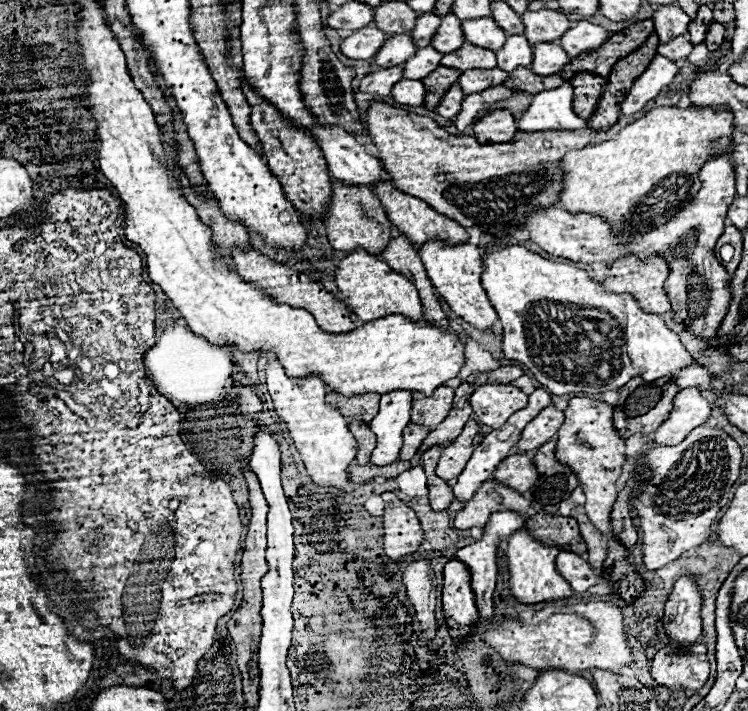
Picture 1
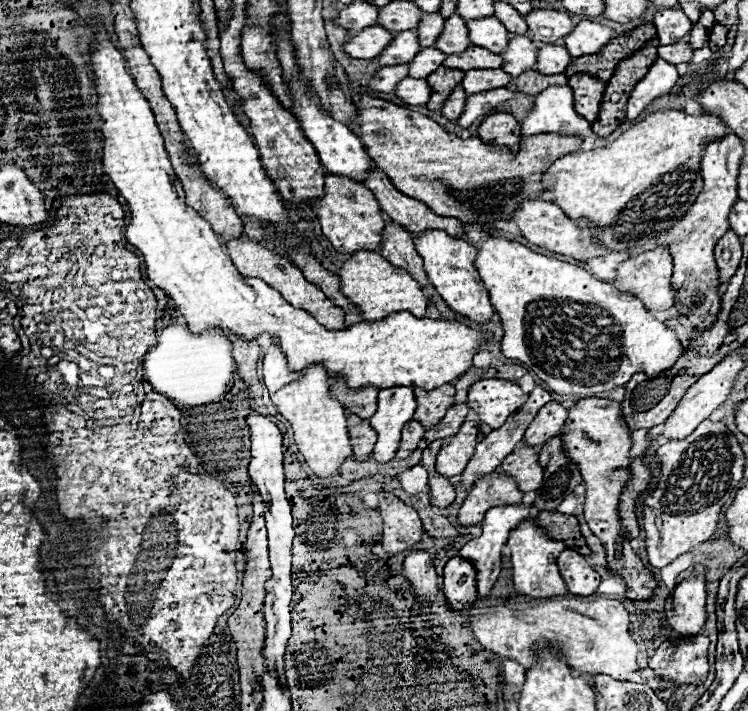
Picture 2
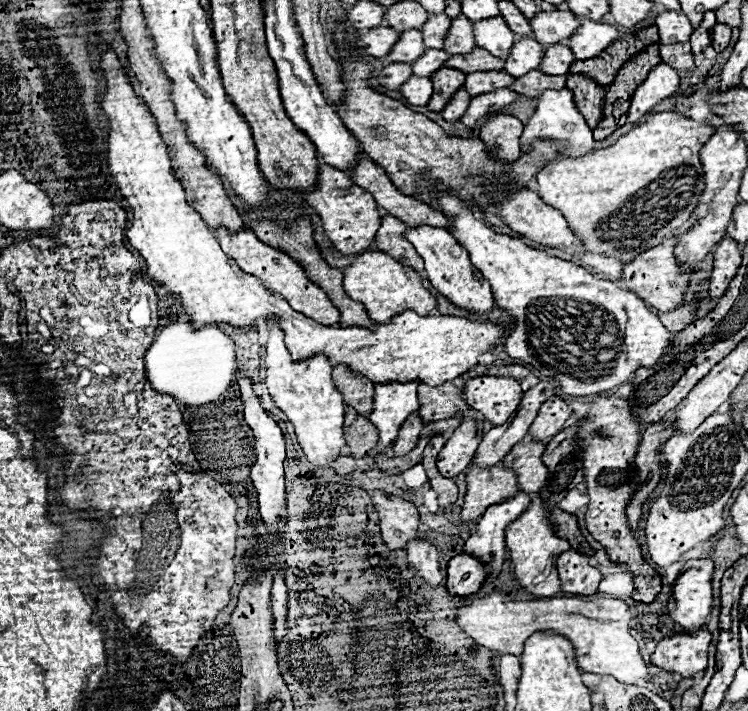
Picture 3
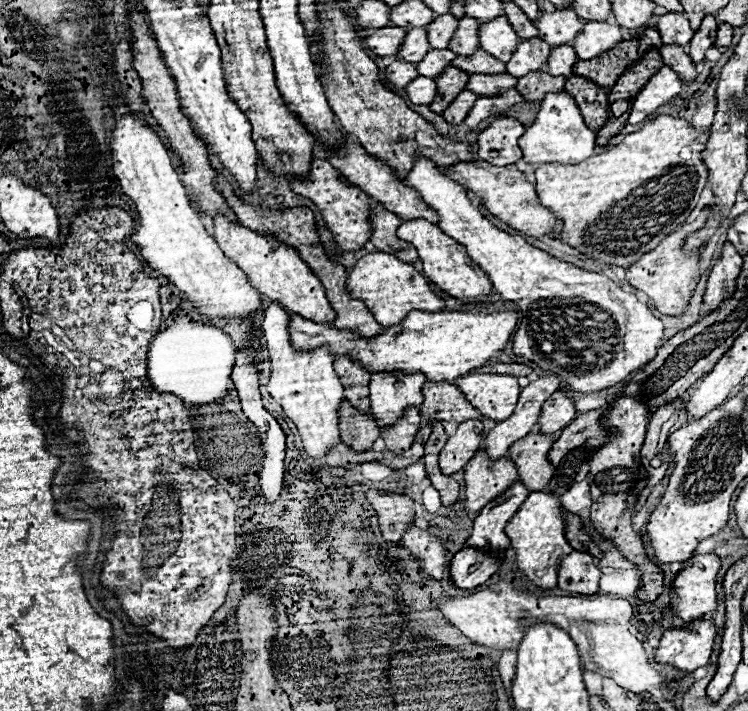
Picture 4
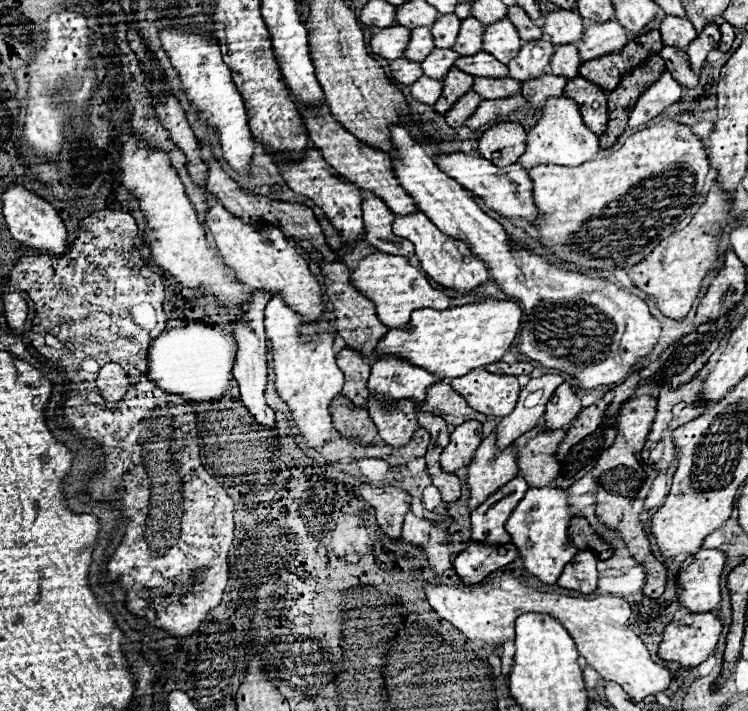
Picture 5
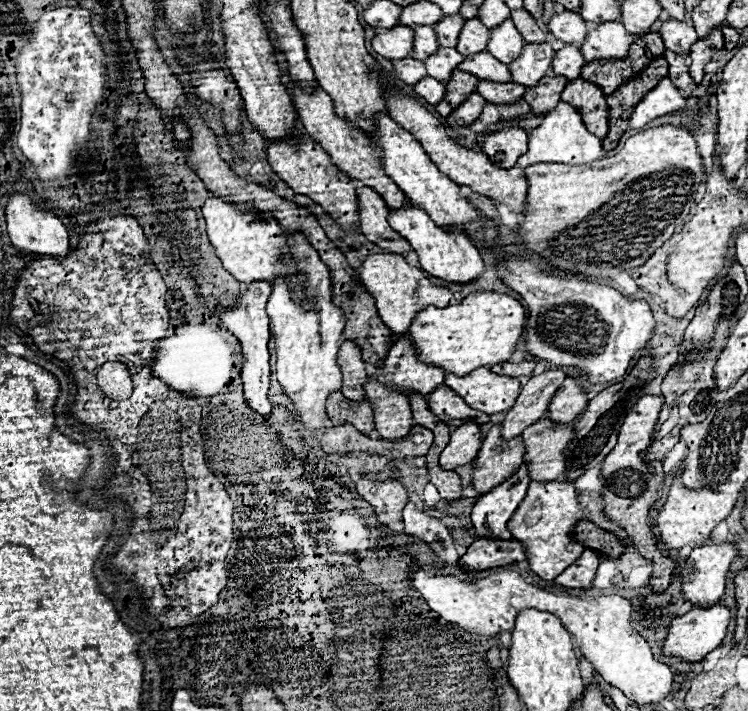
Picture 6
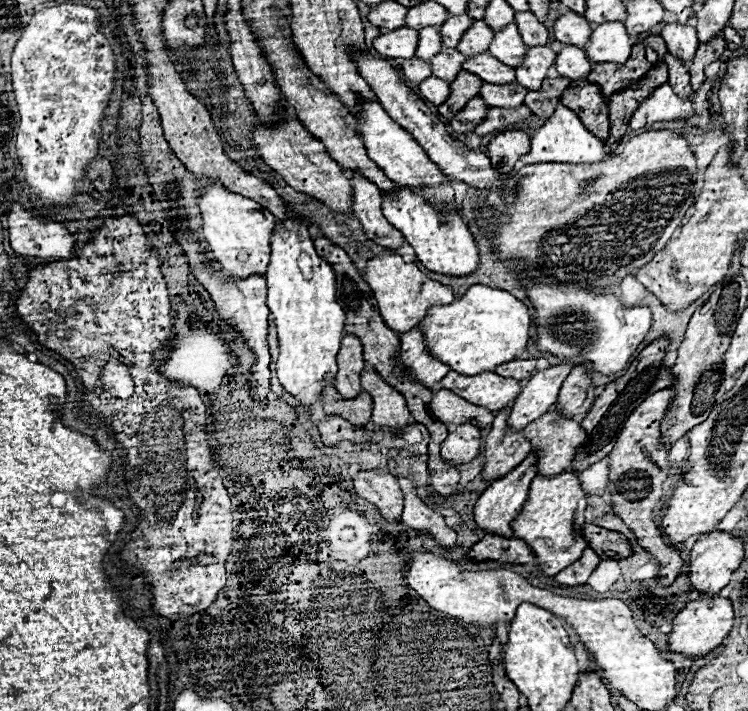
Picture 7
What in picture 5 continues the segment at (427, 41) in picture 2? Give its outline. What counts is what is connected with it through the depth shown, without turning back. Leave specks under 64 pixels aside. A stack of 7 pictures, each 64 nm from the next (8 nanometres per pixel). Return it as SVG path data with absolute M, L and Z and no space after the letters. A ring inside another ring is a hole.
M454 14L440 16L430 26L430 30L432 30L432 38L434 38L436 48L452 48L452 44L456 42L458 30L460 30L460 20Z

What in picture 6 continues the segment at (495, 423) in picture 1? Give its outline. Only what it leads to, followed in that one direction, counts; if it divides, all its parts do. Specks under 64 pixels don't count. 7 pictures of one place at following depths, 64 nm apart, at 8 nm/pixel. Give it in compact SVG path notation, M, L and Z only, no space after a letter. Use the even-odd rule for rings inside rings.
M476 368L468 376L448 374L446 382L456 394L460 394L468 406L486 414L508 412L520 394L518 378L498 376L486 368Z

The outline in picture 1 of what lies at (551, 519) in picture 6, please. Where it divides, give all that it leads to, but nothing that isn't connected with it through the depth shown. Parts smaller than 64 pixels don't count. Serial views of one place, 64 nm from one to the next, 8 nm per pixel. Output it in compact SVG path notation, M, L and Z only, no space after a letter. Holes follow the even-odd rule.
M520 528L510 536L506 558L508 558L508 570L510 570L510 592L520 604L540 604L548 600L564 600L574 596L570 584L558 574L556 570L556 554L560 548L556 546L544 546L538 540L530 536L528 530Z

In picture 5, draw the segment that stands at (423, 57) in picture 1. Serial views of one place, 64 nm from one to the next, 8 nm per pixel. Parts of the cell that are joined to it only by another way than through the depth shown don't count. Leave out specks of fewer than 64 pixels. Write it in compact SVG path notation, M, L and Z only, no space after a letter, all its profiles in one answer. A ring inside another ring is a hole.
M434 48L426 60L422 60L422 70L424 76L430 78L444 78L444 74L454 66L454 62L460 58L460 54L456 54L454 50L444 50L444 48Z

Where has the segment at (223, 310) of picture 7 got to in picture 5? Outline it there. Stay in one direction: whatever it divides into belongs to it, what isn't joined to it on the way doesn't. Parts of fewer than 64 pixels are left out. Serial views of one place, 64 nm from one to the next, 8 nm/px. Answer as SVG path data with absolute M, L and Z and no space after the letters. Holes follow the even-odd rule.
M254 290L252 296L252 304L250 310L244 312L242 320L238 320L232 328L234 328L234 336L238 340L238 352L236 352L236 364L232 368L234 380L238 382L240 388L240 400L246 406L246 410L254 416L254 420L262 426L266 426L274 438L278 438L280 434L276 432L276 420L274 420L274 412L266 406L264 402L264 386L266 386L266 336L264 336L264 308L270 300L268 292L262 290Z

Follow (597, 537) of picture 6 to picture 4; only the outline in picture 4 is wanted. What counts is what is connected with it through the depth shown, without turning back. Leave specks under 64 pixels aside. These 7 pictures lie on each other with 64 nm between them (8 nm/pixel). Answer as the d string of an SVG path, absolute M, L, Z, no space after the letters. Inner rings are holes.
M564 512L564 534L570 542L570 546L574 550L580 550L580 552L588 552L596 558L600 558L600 550L598 546L588 538L588 534L584 532L582 528L582 520L578 514L572 514L572 512Z

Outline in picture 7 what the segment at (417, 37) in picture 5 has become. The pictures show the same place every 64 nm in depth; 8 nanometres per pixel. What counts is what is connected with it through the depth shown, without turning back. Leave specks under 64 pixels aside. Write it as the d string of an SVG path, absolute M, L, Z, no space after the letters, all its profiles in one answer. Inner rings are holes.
M422 28L418 32L418 50L416 56L422 60L430 60L432 56L436 56L442 50L442 42L440 42L440 32L438 28Z

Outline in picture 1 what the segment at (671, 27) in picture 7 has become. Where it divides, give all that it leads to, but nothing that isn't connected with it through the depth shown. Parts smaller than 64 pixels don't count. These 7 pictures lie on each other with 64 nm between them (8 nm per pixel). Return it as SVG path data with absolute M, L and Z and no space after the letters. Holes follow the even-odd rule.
M678 4L660 6L654 12L652 20L654 20L656 34L660 36L660 42L670 42L676 36L682 36L688 30L688 24L692 22L688 18L688 14L684 14L684 10Z

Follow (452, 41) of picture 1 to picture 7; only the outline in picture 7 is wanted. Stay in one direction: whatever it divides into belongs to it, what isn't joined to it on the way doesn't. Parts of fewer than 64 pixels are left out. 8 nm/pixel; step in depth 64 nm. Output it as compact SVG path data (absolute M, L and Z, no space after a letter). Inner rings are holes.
M474 20L472 28L468 28L468 32L464 32L464 36L460 38L460 44L456 48L464 56L484 54L488 50L488 44L492 42L492 38L494 38L494 32L482 20Z

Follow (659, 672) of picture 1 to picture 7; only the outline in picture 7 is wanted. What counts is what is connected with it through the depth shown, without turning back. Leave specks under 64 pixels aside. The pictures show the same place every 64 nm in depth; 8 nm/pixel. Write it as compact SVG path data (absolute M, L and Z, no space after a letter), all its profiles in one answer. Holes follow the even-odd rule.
M698 598L694 602L688 602L684 610L680 610L672 622L672 632L668 638L668 650L686 654L690 658L706 656L710 650L722 644L722 640L728 636L732 628L732 602L728 598Z

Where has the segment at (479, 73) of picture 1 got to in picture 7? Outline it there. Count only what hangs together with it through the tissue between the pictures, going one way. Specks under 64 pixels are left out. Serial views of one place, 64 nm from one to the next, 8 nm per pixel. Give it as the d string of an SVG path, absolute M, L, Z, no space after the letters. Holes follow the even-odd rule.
M482 84L480 88L480 98L484 98L484 102L492 108L520 108L526 94L528 90L518 84Z

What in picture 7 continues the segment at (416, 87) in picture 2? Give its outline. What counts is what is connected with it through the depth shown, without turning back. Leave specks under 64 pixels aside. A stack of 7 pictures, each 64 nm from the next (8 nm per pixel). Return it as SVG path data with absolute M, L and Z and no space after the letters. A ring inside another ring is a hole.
M430 76L418 84L418 92L422 94L422 98L432 102L434 106L440 106L450 94L450 82Z

